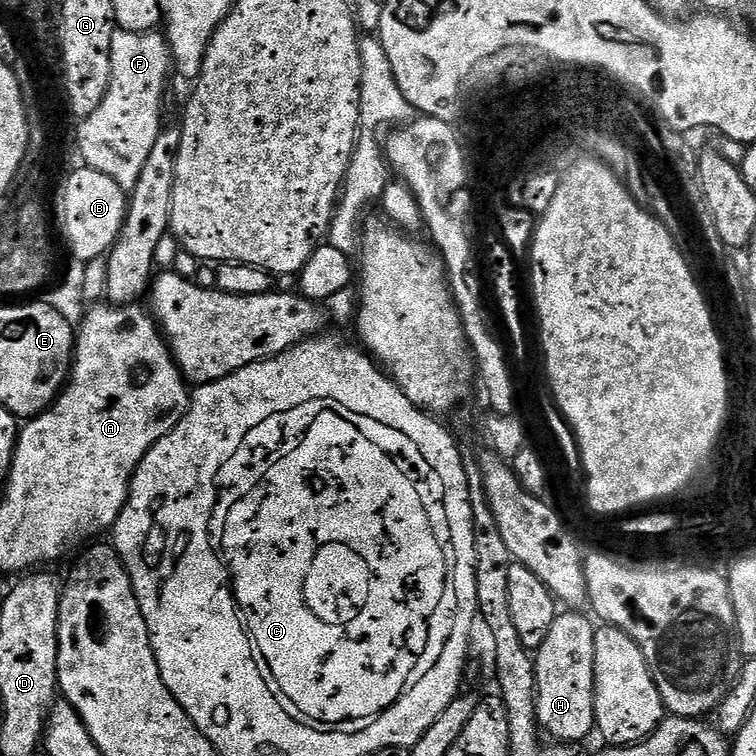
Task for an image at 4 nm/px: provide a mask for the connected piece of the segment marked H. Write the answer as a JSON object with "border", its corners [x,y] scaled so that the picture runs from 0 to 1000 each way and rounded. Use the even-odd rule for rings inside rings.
{"border":[[[746,807],[737,813],[722,849],[708,858],[710,955],[735,981],[772,981],[788,960],[786,939],[786,844],[788,831],[767,807]]]}

